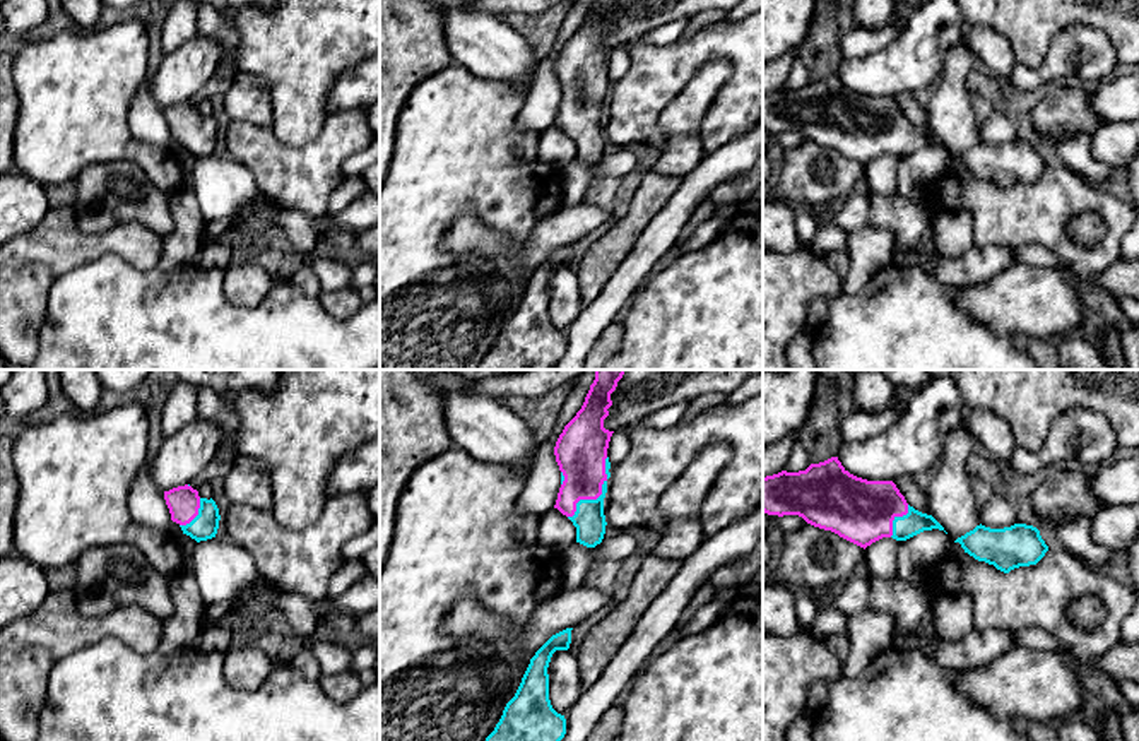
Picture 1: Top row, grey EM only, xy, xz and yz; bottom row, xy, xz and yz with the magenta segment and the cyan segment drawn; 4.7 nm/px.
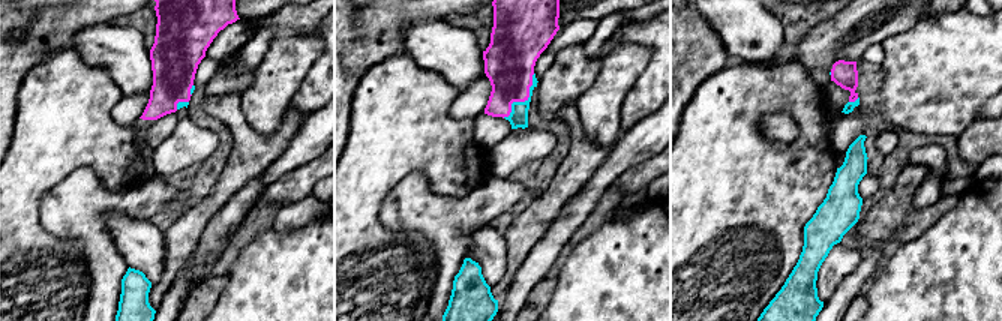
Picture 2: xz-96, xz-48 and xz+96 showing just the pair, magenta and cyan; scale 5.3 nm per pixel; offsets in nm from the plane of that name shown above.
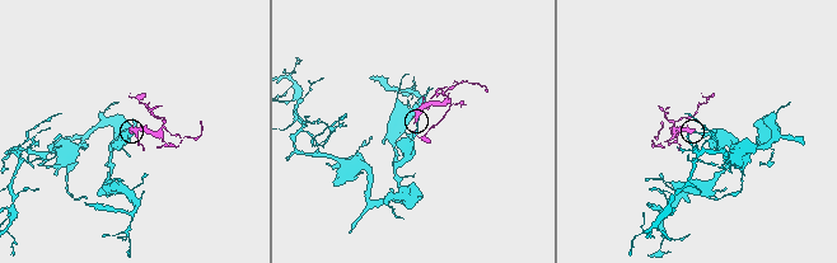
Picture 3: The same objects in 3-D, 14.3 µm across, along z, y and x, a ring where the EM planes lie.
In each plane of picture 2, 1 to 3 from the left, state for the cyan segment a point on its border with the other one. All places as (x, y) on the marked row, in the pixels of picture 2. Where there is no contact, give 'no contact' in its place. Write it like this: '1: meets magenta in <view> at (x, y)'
1: meets magenta in xz-96 at (180, 101)
2: meets magenta in xz-48 at (522, 101)
3: meets magenta in xz+96 at (854, 101)

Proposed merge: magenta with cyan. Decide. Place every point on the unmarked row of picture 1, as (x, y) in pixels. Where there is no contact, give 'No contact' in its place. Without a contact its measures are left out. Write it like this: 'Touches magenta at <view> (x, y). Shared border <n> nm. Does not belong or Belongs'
Touches magenta at xz (599, 112). Shared border 340 nm. Belongs

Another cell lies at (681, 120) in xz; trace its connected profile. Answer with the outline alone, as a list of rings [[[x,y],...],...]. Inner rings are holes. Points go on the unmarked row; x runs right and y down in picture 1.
[[[710,60],[696,70],[681,94],[662,111],[658,122],[667,132],[655,171],[686,178],[703,159],[701,122],[717,92],[732,75],[729,60]]]

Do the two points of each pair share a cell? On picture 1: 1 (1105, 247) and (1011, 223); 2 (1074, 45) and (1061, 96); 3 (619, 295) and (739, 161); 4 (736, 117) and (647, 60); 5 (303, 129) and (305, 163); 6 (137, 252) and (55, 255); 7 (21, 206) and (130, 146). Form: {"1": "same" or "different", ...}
{"1": "same", "2": "different", "3": "same", "4": "same", "5": "different", "6": "same", "7": "different"}

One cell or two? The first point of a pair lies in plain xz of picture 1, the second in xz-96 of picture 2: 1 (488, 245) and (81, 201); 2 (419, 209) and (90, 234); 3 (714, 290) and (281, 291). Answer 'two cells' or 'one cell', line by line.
1: one cell
2: two cells
3: one cell

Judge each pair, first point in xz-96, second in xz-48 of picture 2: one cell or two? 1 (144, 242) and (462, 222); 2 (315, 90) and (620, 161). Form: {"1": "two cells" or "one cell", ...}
{"1": "two cells", "2": "two cells"}

